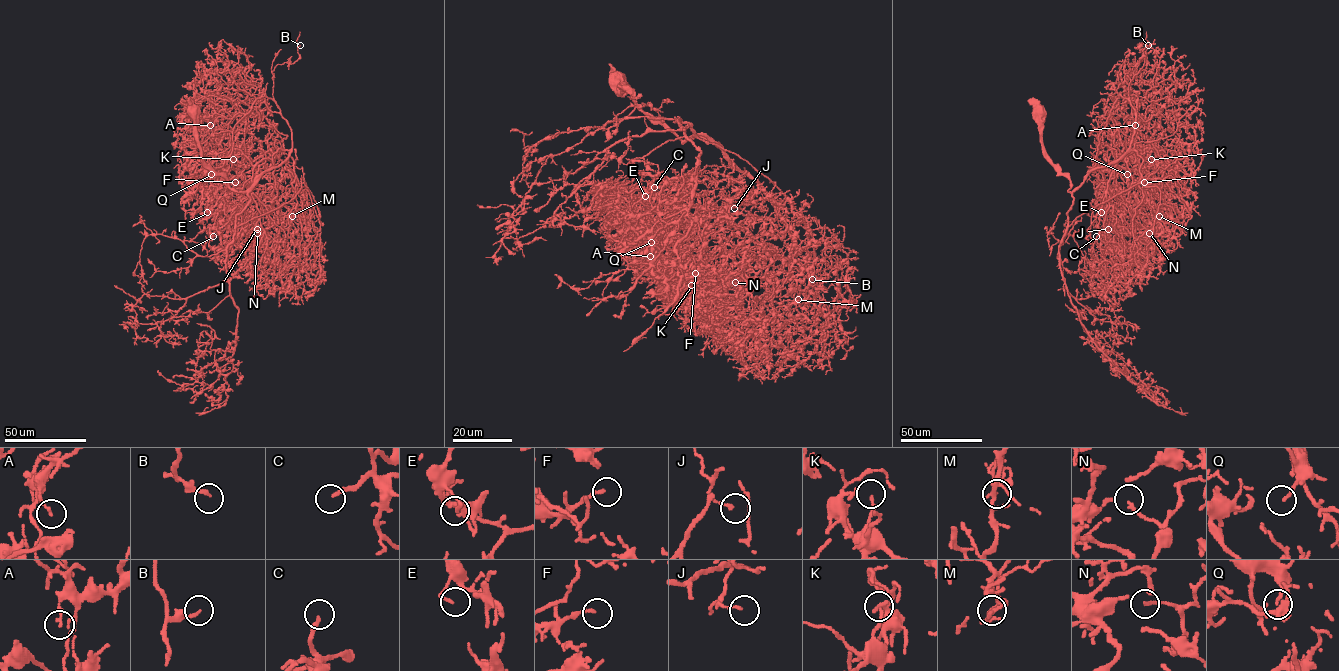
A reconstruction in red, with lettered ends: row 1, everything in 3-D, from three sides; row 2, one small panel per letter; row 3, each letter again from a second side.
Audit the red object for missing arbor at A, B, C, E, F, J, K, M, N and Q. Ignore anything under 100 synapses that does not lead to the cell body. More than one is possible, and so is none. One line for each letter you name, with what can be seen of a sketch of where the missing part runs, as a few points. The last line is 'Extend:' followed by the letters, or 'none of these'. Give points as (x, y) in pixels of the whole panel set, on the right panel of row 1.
C: course (1096, 236), (1085, 227), (1085, 210)
Extend: C, E

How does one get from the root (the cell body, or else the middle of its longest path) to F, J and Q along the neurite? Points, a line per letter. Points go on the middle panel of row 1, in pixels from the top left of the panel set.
F: (614, 83), (680, 140), (709, 138), (796, 242), (795, 256), (739, 265), (704, 246), (679, 282), (695, 273)
J: (614, 83), (750, 177), (790, 253), (726, 217), (739, 192), (734, 208)
Q: (614, 83), (750, 177), (796, 253), (777, 257), (721, 213), (688, 214), (684, 235), (651, 242)

